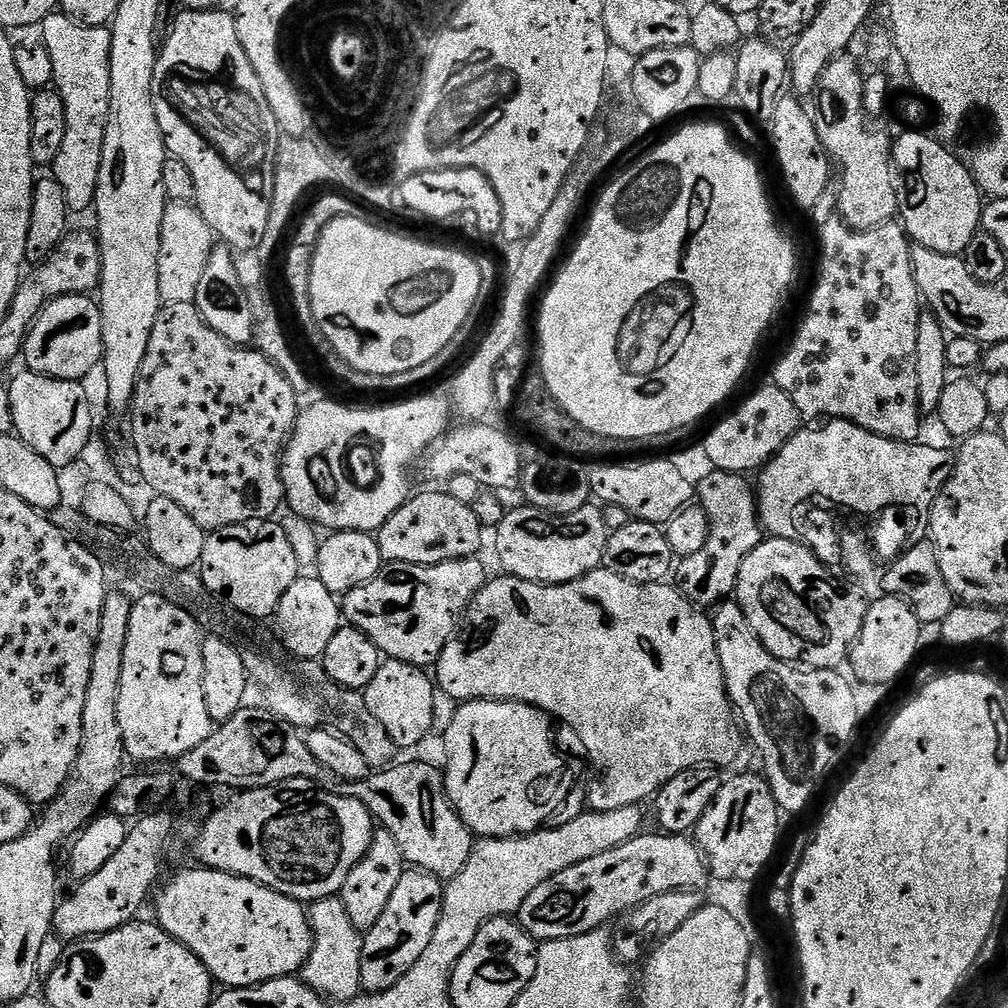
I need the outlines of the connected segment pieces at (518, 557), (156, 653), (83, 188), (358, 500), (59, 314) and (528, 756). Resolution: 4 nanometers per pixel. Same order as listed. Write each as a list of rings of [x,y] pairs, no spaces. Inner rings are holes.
[[[589,502],[582,510],[565,516],[523,507],[506,513],[496,528],[496,552],[507,575],[535,584],[565,584],[603,565],[610,533],[604,513],[595,503]]]
[[[141,595],[133,603],[130,614],[130,630],[126,634],[126,654],[122,658],[122,686],[118,690],[118,726],[122,730],[124,739],[124,751],[129,757],[136,760],[169,760],[175,762],[182,754],[194,750],[198,742],[206,742],[206,738],[212,733],[214,721],[206,710],[206,698],[202,694],[202,646],[204,645],[205,633],[202,631],[200,623],[186,610],[174,606],[174,602],[166,602],[166,598],[161,596]]]
[[[53,14],[42,25],[46,50],[54,62],[52,79],[66,106],[66,138],[62,150],[50,166],[51,179],[62,186],[69,213],[84,212],[93,207],[98,190],[98,170],[102,166],[102,146],[110,110],[110,44],[111,27],[92,28],[70,16]]]
[[[443,395],[416,396],[385,408],[351,408],[336,400],[319,400],[297,415],[282,449],[280,482],[287,507],[321,529],[328,528],[324,530],[379,533],[380,527],[410,498],[408,471],[412,463],[449,431],[447,399]],[[359,436],[376,447],[380,477],[373,488],[355,488],[344,465],[348,447]]]
[[[88,294],[62,295],[46,304],[32,323],[22,349],[27,371],[59,380],[87,381],[87,376],[101,367],[103,358],[102,314],[99,303]]]
[[[469,700],[457,708],[448,724],[448,768],[443,773],[444,788],[464,825],[476,838],[527,836],[545,827],[566,802],[574,783],[567,762],[552,741],[552,717],[517,700]]]

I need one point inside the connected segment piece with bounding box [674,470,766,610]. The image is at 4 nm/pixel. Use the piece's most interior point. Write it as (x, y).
(708, 578)

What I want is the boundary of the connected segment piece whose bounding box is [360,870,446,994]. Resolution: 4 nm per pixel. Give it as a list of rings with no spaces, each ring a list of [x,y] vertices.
[[[404,871],[386,905],[386,911],[382,913],[382,918],[378,918],[378,926],[363,933],[360,986],[365,993],[390,990],[398,978],[402,978],[406,970],[410,970],[410,966],[426,954],[426,946],[430,946],[430,938],[434,938],[434,930],[438,930],[445,887],[445,881],[429,872]]]

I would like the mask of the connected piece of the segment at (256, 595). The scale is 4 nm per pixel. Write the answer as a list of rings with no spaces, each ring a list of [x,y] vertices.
[[[275,519],[251,520],[207,533],[198,565],[198,575],[206,590],[257,622],[264,622],[267,616],[275,617],[282,594],[294,586],[301,572],[302,565],[294,558],[294,546],[286,538],[283,523]]]

